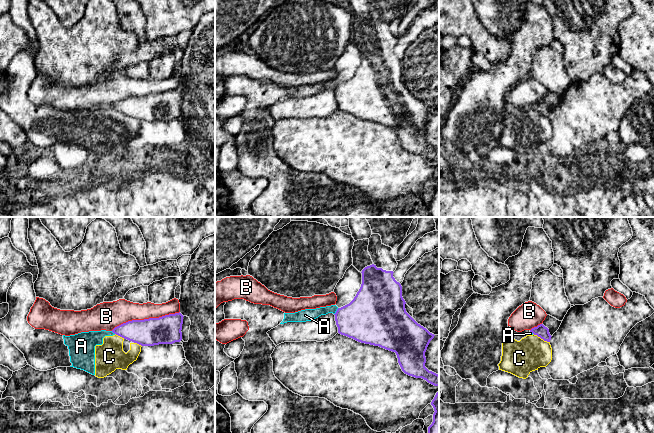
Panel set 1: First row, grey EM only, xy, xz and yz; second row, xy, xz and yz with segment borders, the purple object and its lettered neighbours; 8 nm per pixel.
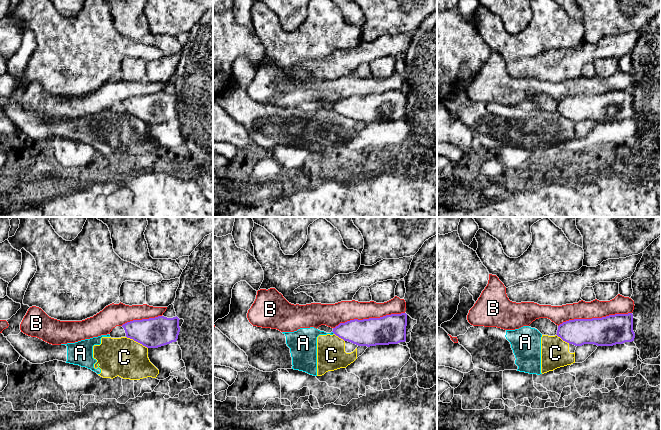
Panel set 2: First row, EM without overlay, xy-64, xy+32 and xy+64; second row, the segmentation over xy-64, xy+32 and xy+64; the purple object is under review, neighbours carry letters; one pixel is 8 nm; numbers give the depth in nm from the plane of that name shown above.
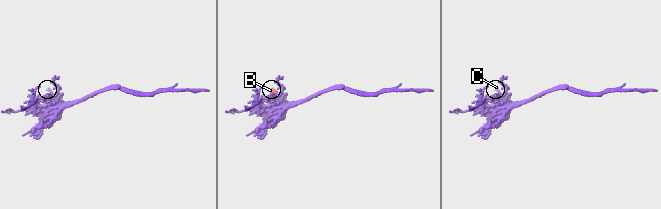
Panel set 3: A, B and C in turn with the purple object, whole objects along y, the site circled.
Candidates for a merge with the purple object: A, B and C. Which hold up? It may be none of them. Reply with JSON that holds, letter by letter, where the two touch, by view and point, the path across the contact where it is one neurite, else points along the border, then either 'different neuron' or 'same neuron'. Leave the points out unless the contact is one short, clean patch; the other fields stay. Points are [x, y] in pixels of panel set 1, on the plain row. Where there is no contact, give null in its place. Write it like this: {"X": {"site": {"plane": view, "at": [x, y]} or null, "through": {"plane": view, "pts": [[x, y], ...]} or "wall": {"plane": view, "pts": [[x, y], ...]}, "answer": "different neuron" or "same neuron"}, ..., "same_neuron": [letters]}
{"A": {"site": {"plane": "xz", "at": [336, 87]}, "wall": {"plane": "xz", "pts": [[338, 84], [334, 90]]}, "answer": "different neuron"}, "B": {"site": {"plane": "xy", "at": [145, 95]}, "answer": "different neuron"}, "C": {"site": {"plane": "yz", "at": [541, 114]}, "answer": "different neuron"}, "same_neuron": []}

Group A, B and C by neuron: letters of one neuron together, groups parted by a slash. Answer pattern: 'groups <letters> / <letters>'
groups A B C

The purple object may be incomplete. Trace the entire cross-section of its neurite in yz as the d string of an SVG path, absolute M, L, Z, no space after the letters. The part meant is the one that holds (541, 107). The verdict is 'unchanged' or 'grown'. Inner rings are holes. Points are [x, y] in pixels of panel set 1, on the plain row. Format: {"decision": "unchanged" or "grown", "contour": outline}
{"decision": "unchanged", "contour": "M540 100L537 103L532 104L530 108L547 118L550 118L552 113L549 109L549 105L545 103L543 100Z"}

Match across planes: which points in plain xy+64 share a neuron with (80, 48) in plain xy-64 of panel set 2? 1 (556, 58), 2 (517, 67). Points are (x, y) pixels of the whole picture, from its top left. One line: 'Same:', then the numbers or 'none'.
Same: none

